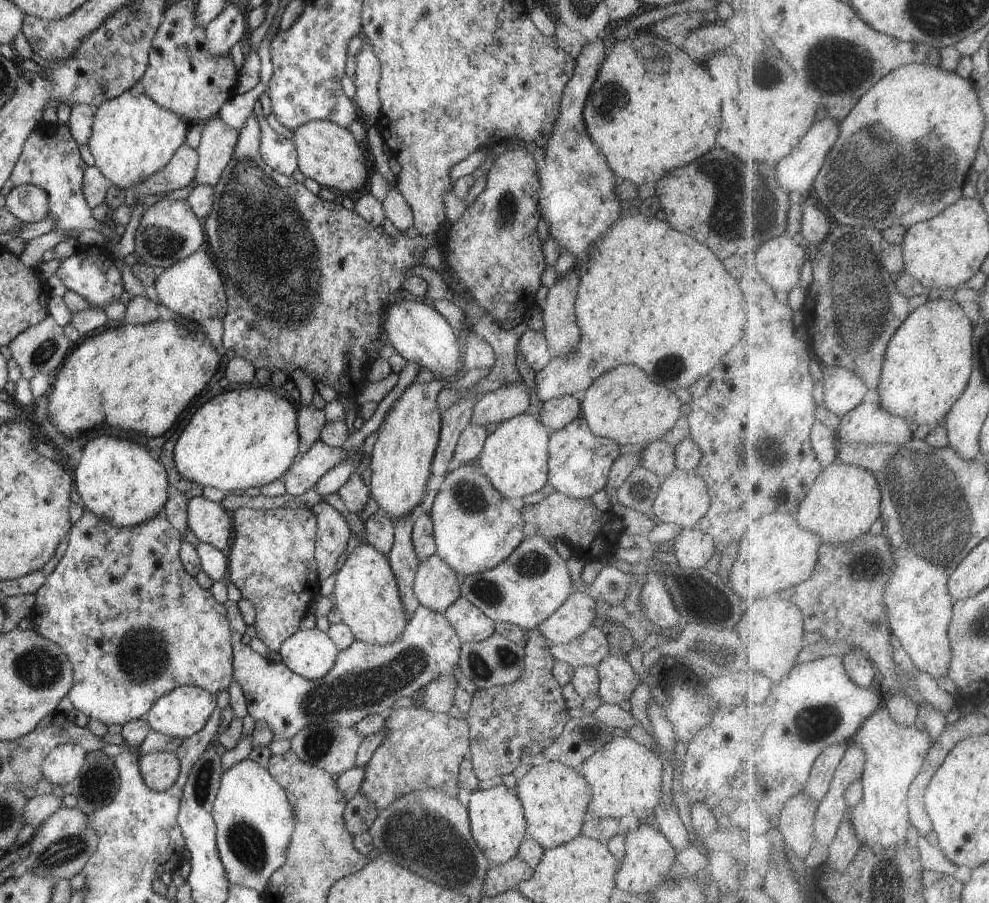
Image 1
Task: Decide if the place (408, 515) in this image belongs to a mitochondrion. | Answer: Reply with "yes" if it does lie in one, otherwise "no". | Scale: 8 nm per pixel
no

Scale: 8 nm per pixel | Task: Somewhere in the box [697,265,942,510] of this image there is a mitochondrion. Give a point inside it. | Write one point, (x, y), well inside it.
(770, 455)

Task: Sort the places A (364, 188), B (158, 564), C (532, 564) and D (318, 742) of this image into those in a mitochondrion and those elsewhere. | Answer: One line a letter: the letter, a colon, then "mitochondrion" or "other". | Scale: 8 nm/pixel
A: other
B: other
C: mitochondrion
D: mitochondrion

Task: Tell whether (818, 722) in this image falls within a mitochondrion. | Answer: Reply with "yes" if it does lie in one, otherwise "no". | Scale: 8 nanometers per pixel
yes

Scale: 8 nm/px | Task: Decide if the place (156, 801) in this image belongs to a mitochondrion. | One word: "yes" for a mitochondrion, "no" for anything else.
no

